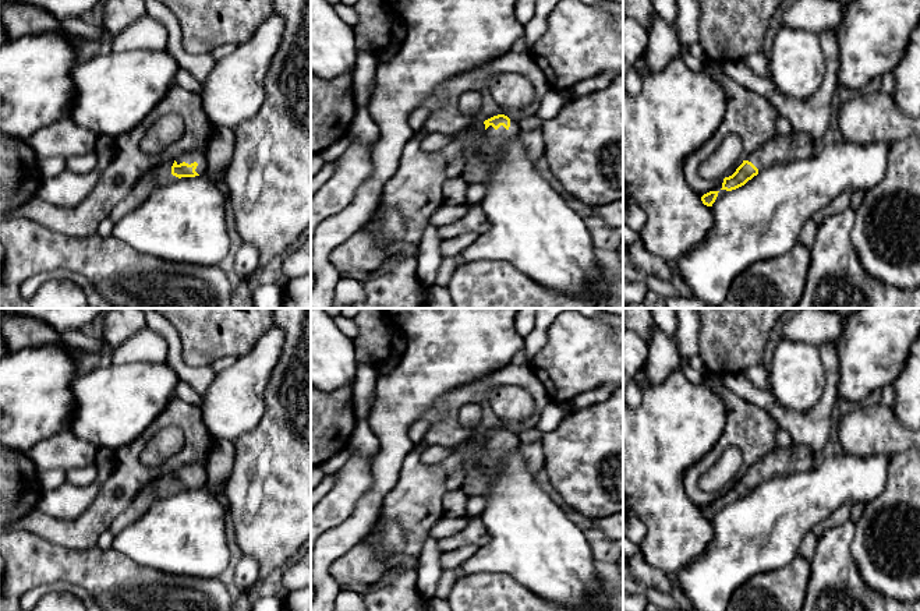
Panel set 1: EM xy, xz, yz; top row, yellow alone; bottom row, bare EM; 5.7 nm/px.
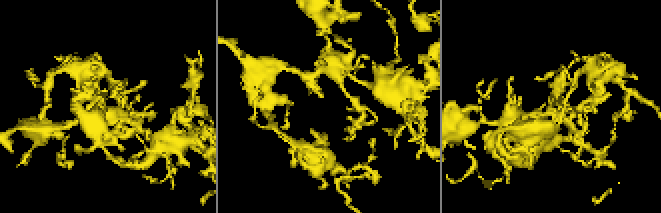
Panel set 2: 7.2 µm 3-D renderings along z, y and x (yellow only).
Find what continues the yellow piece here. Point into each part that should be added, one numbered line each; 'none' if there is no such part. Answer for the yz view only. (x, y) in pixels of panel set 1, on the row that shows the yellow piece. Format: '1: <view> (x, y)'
1: yz (779, 149)

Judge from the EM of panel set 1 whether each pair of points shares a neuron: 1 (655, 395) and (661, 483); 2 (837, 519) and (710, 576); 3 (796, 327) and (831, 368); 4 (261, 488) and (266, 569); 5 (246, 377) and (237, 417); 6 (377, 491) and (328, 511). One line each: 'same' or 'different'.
1: same
2: different
3: different
4: same
5: same
6: different

